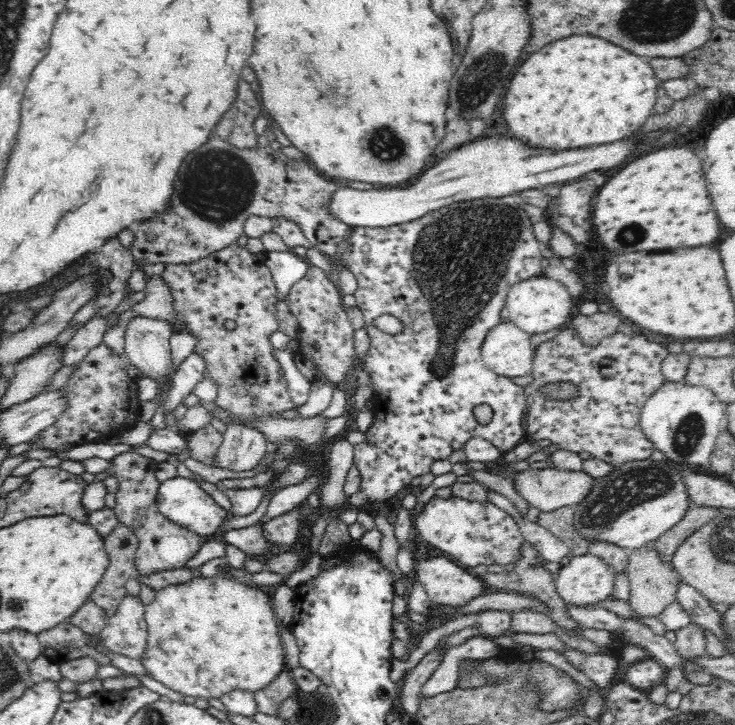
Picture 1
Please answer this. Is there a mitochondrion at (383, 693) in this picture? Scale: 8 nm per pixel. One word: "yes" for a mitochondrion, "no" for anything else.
no

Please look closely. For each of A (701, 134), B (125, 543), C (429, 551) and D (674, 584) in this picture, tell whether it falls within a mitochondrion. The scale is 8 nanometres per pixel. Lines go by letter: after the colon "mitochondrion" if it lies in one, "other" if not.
A: other
B: other
C: other
D: other

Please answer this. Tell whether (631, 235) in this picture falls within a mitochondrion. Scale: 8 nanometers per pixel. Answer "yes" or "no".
yes

